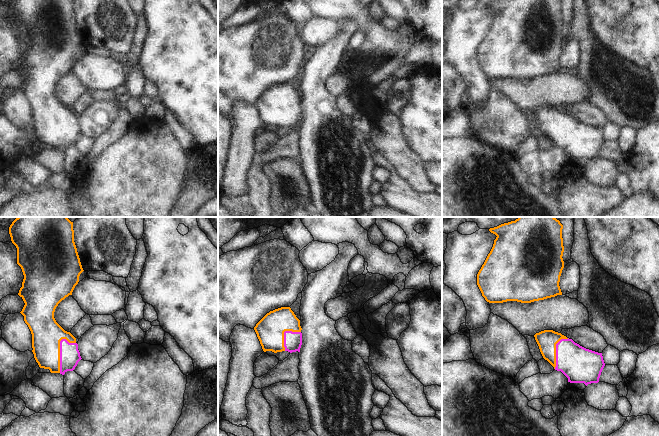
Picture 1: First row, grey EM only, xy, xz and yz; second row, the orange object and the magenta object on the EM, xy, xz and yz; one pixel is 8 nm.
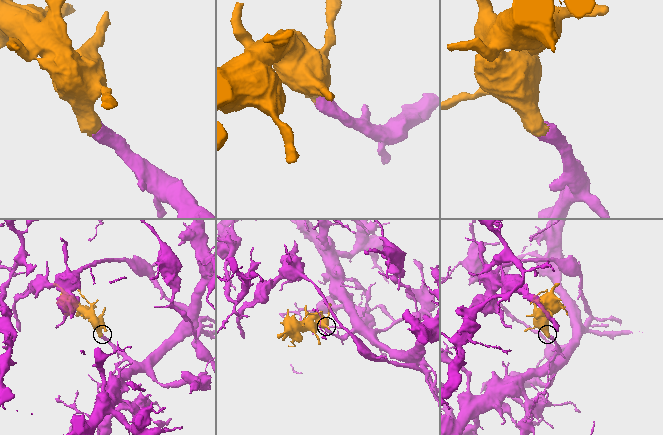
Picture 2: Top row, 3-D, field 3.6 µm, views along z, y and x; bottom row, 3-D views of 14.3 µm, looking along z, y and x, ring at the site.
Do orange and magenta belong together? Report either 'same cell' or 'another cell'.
same cell

